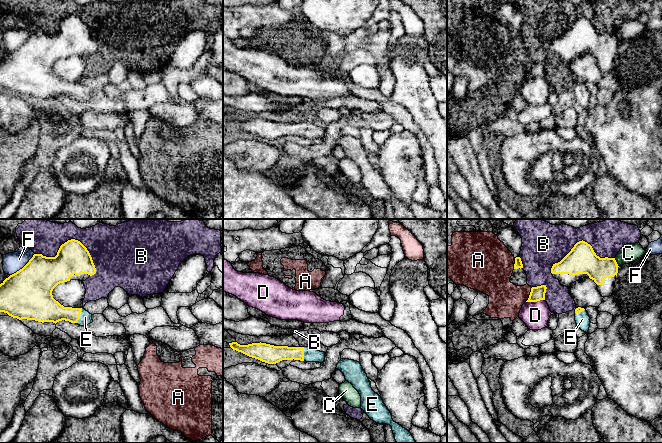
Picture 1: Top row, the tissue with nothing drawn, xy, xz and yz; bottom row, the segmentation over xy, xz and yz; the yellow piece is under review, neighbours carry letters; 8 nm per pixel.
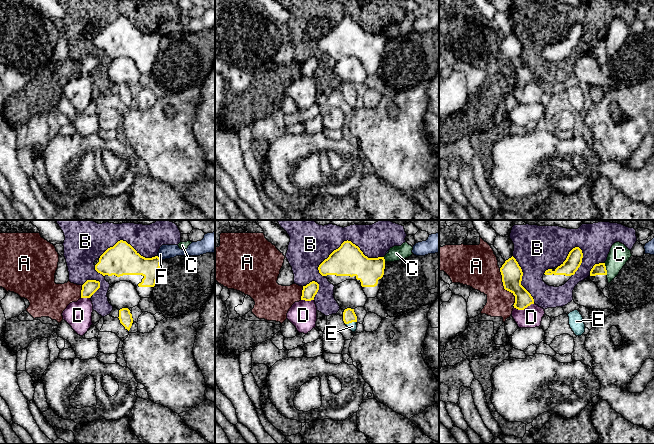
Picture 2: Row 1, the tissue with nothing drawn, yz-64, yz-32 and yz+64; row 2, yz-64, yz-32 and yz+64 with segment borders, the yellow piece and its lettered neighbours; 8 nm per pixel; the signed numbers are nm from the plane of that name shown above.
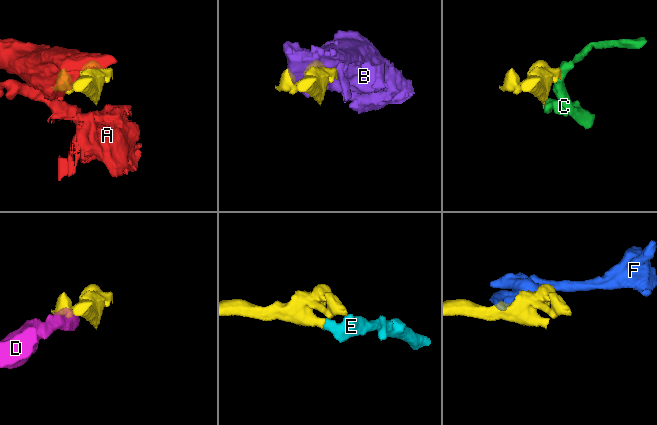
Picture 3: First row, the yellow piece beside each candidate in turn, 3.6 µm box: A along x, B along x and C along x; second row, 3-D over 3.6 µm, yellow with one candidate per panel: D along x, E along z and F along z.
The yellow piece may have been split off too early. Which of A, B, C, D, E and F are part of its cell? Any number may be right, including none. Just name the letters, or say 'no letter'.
E

